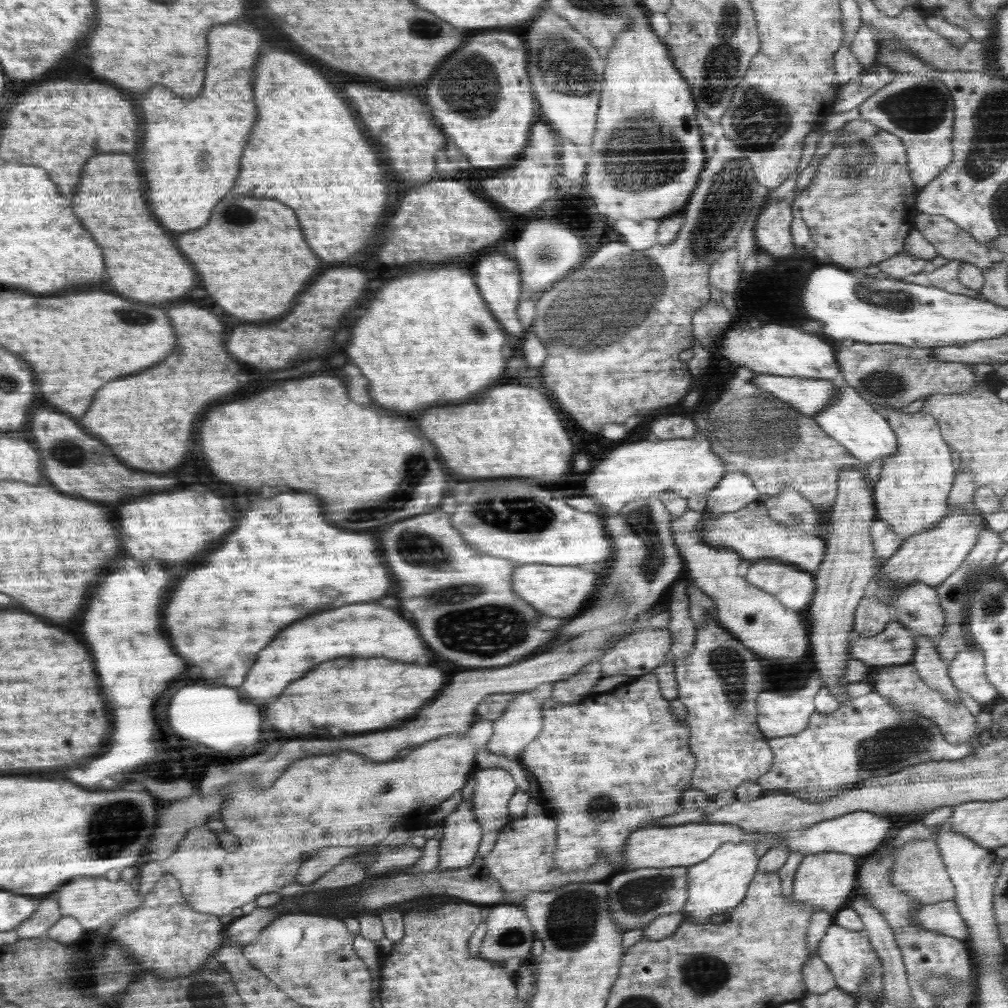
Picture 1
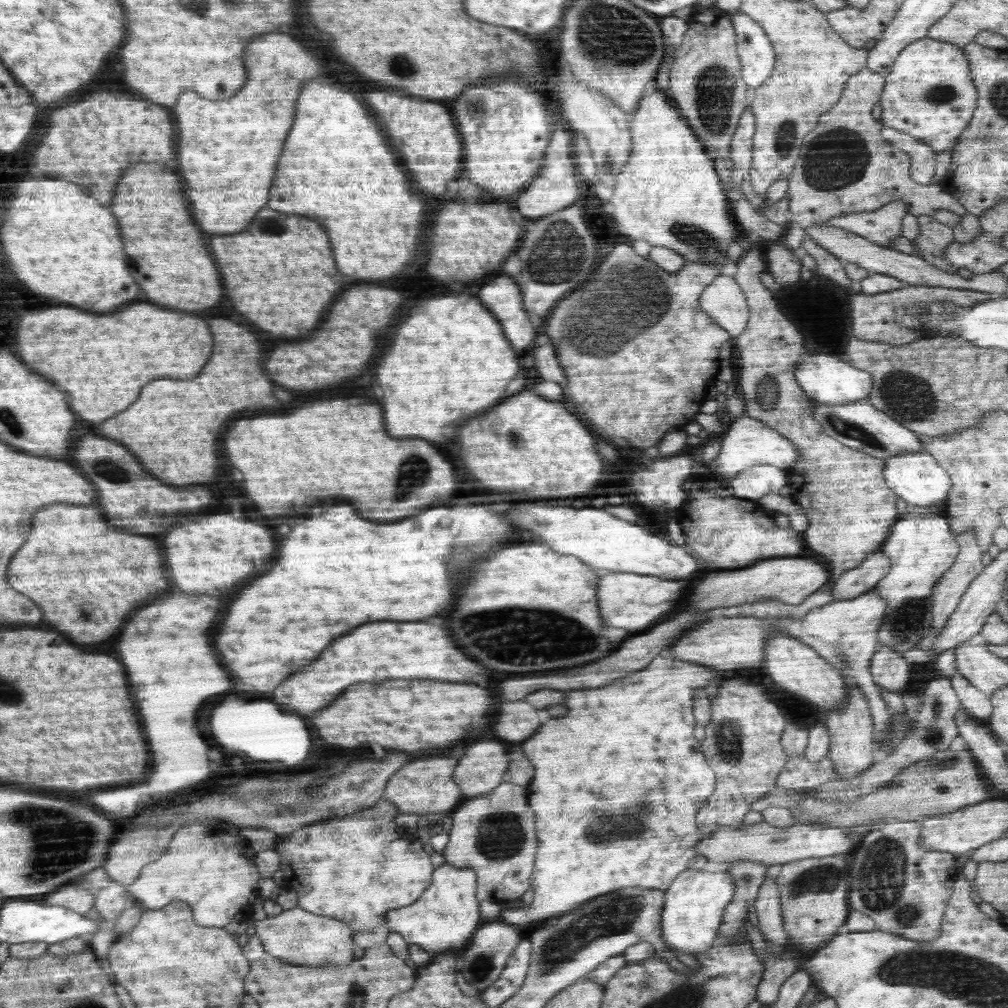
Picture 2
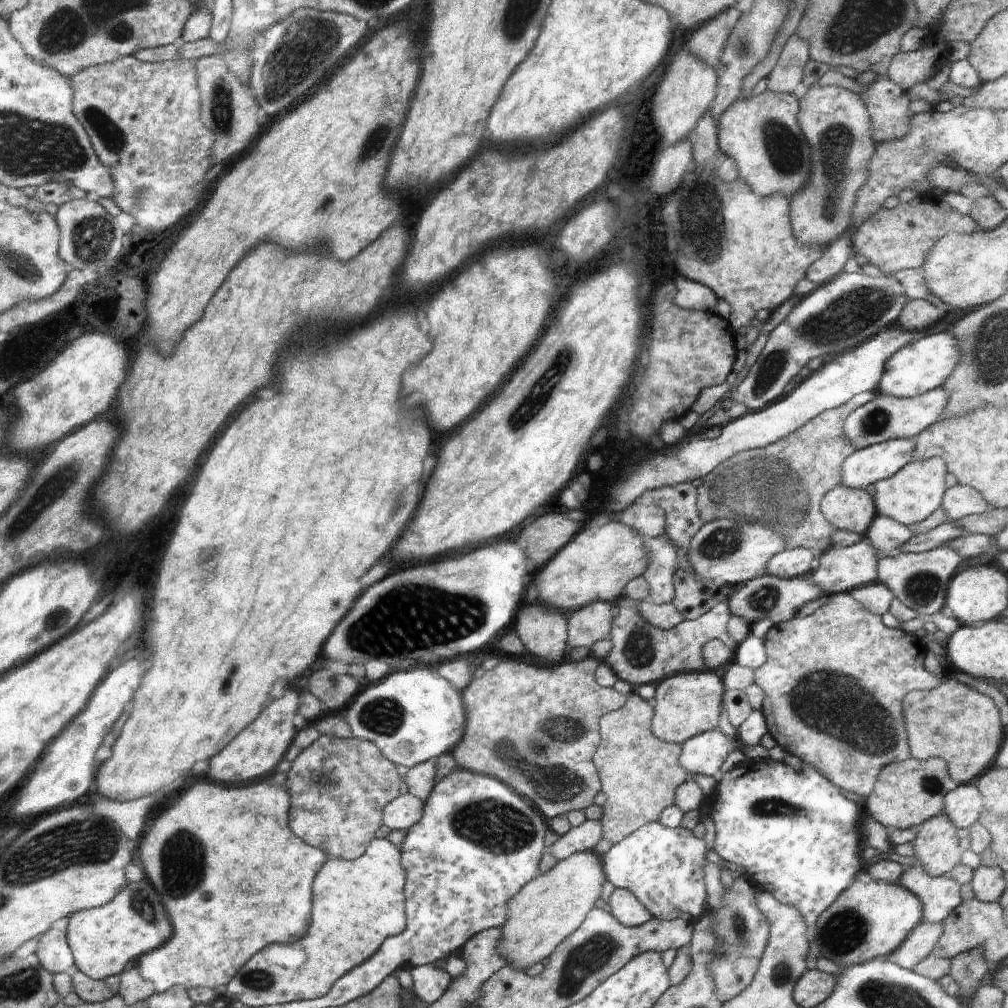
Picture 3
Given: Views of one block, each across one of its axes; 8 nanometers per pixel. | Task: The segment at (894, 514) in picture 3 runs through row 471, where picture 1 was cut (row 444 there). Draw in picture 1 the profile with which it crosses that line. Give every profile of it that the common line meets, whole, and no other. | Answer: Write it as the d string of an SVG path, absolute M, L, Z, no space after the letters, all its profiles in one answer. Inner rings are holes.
M886 410L897 433L898 450L882 460L880 478L874 486L878 518L902 540L932 530L948 514L948 496L954 480L954 462L946 441L940 436L937 419L928 412L903 413Z

